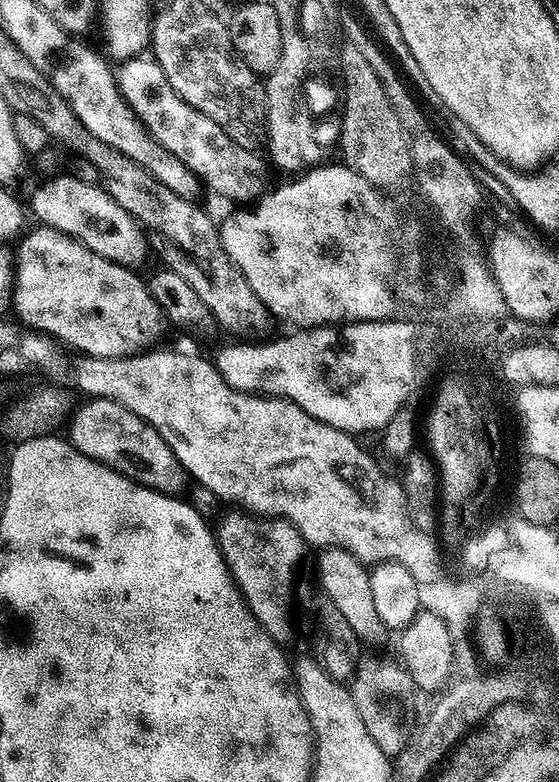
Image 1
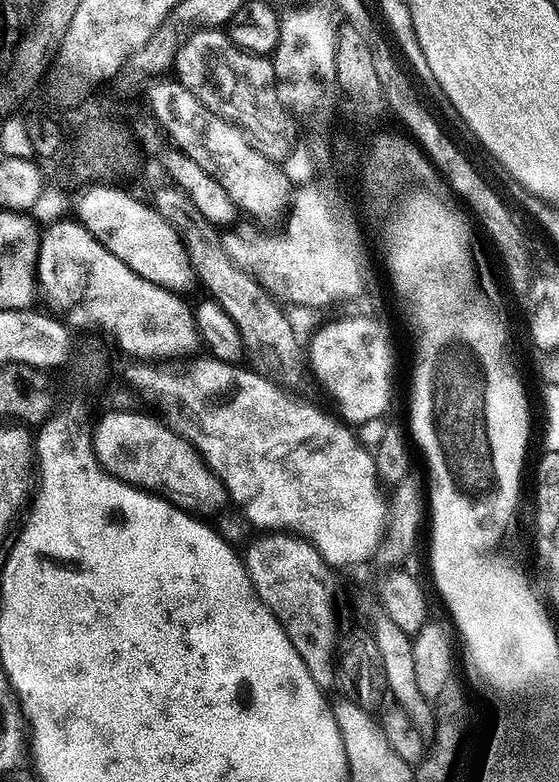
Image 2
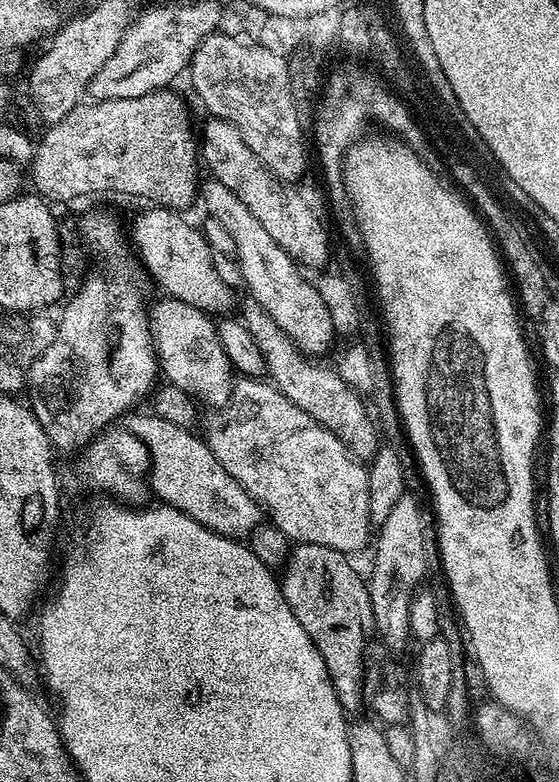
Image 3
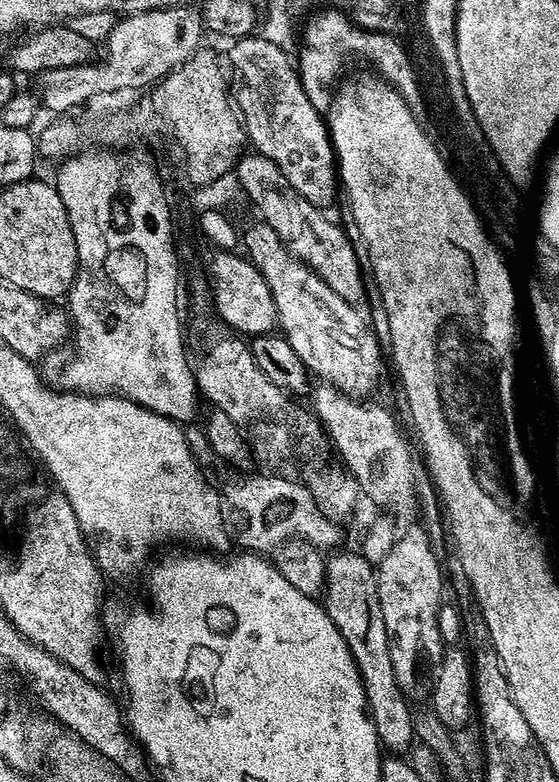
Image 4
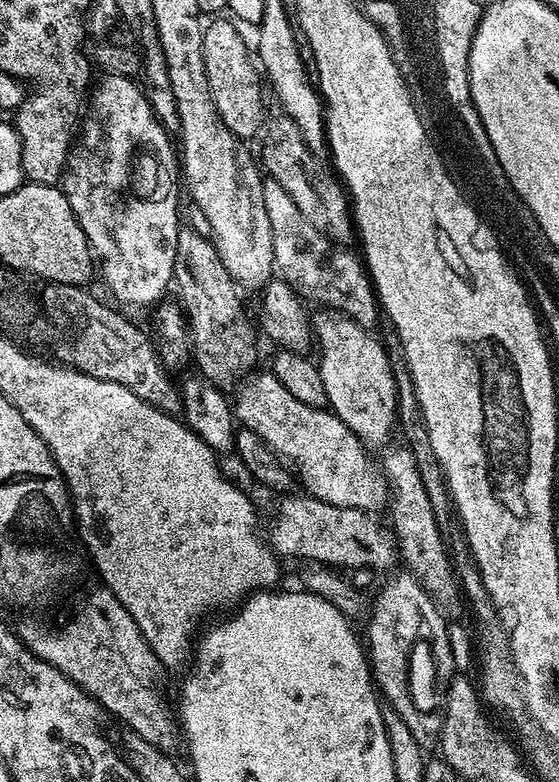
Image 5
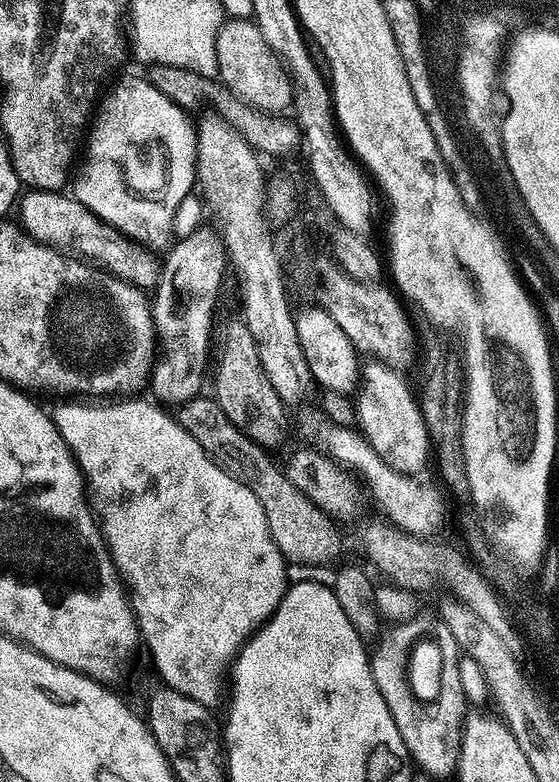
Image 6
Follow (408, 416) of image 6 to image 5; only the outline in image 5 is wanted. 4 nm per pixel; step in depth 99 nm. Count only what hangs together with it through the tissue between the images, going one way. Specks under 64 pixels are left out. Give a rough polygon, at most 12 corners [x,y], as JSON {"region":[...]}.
{"region":[[331,310],[314,318],[327,407],[365,445],[397,427],[384,345]]}

